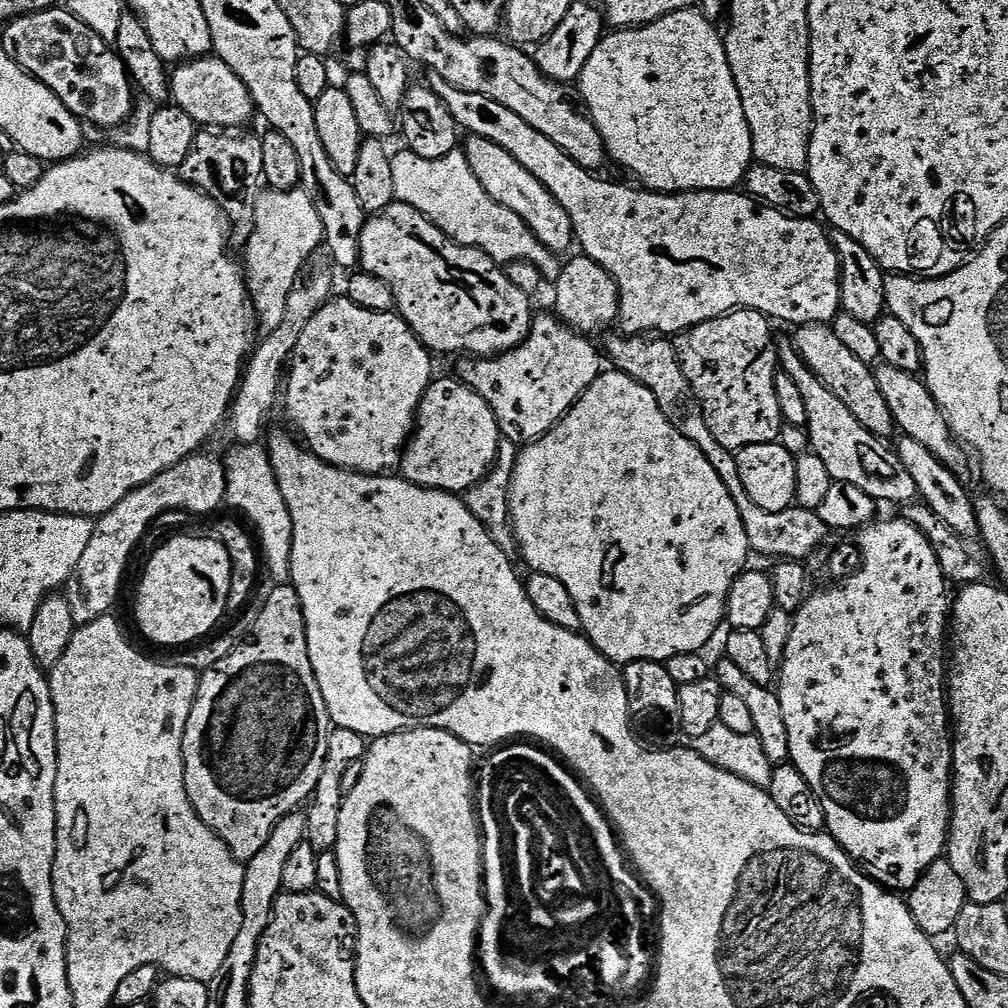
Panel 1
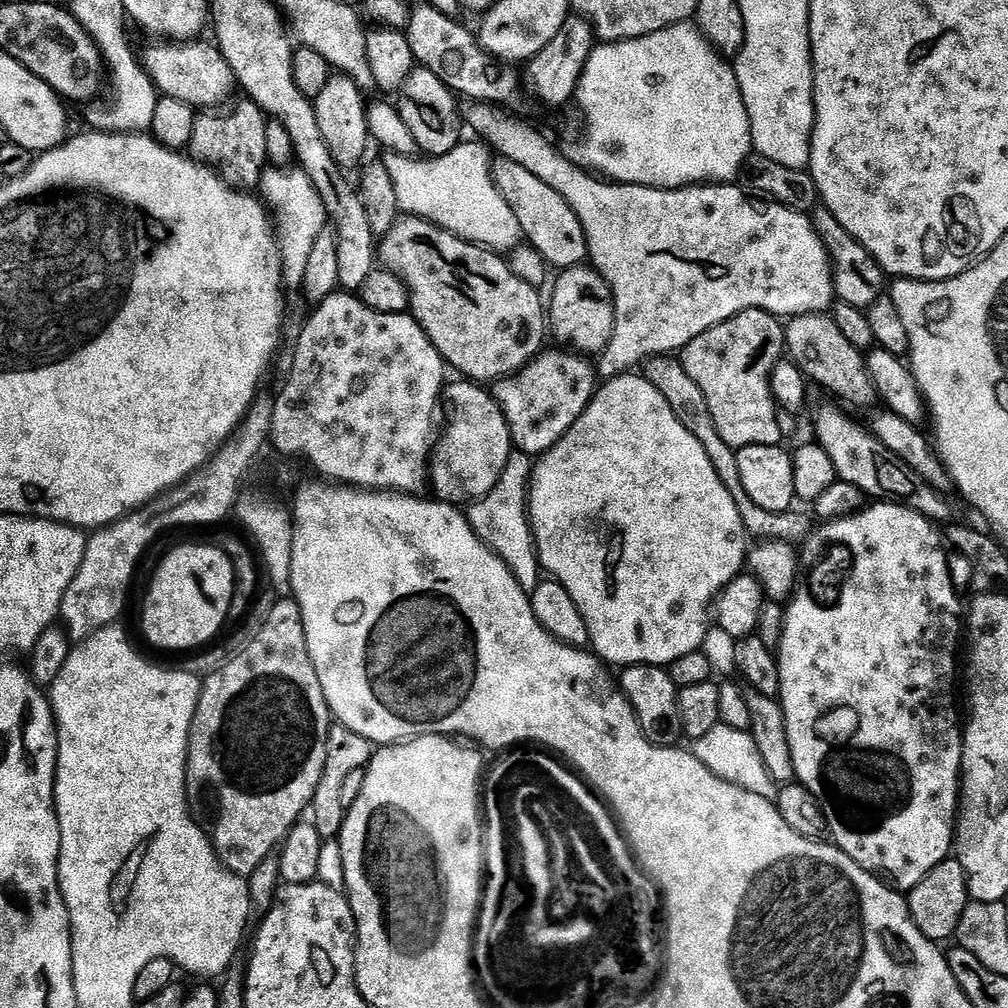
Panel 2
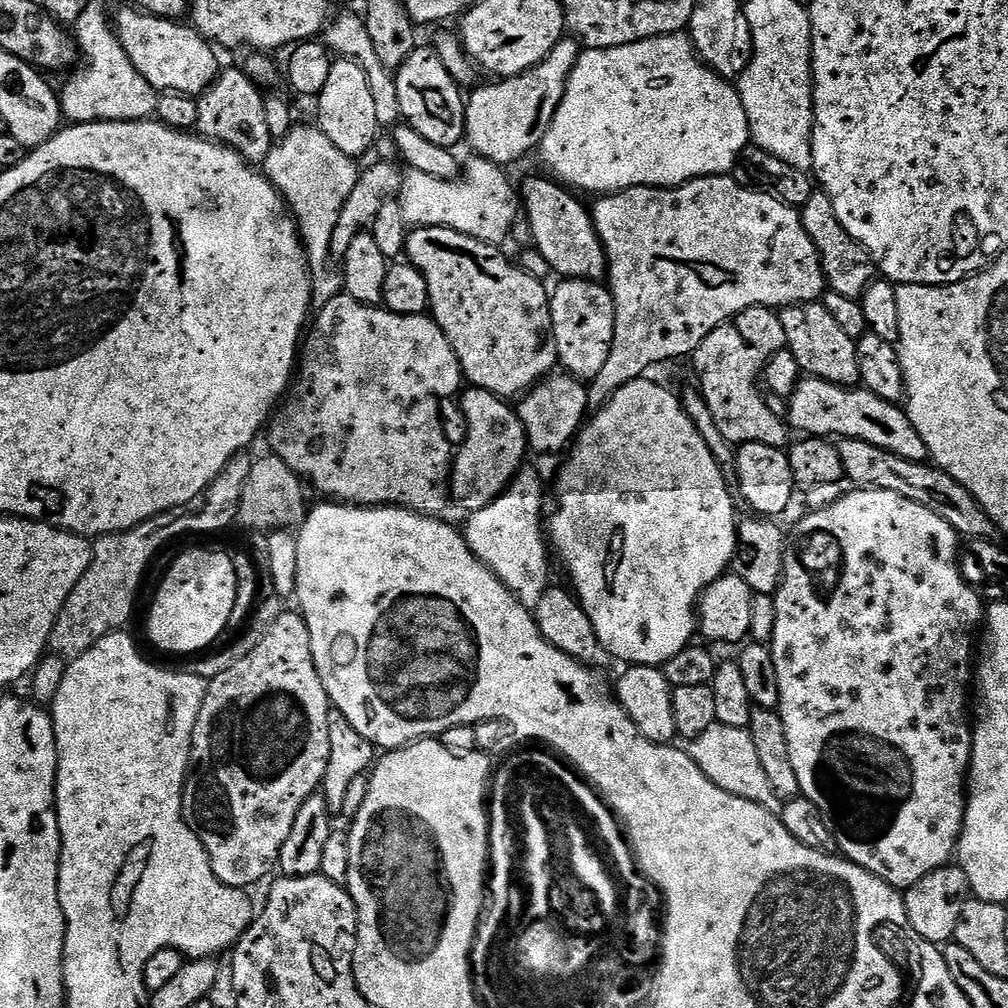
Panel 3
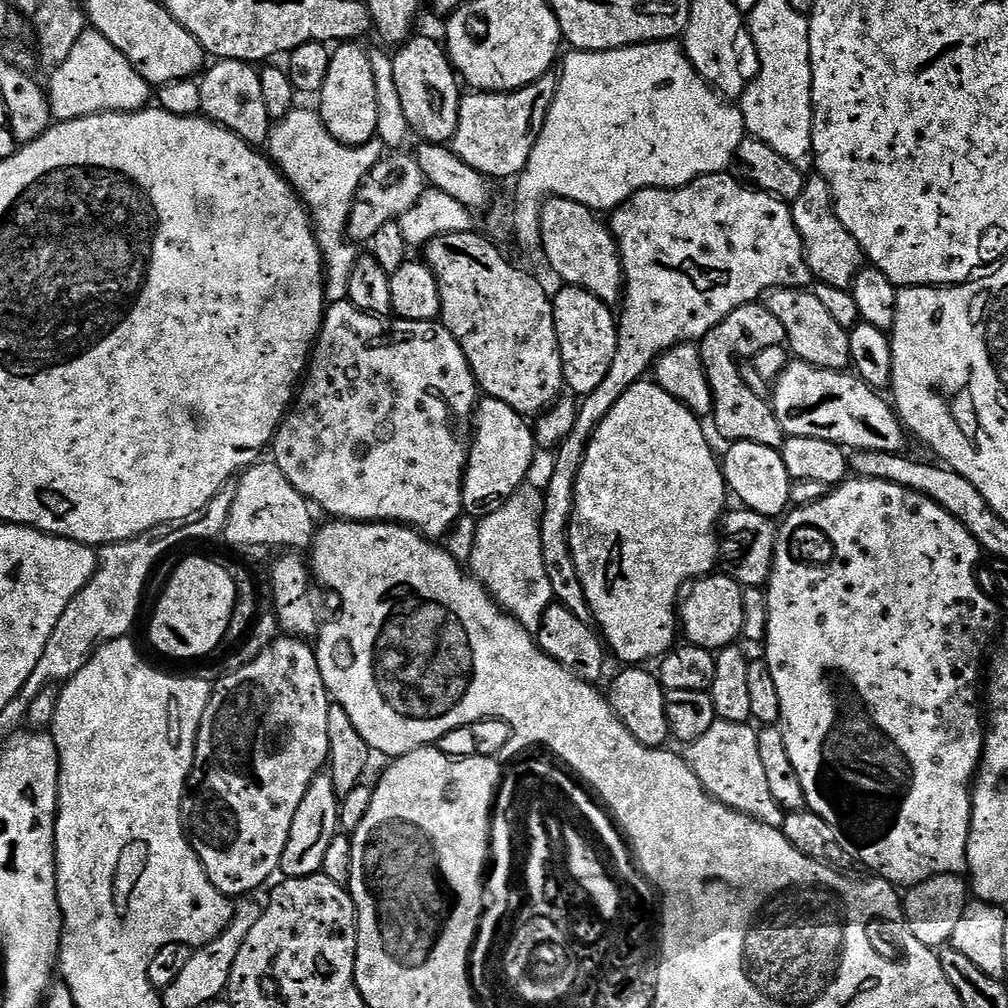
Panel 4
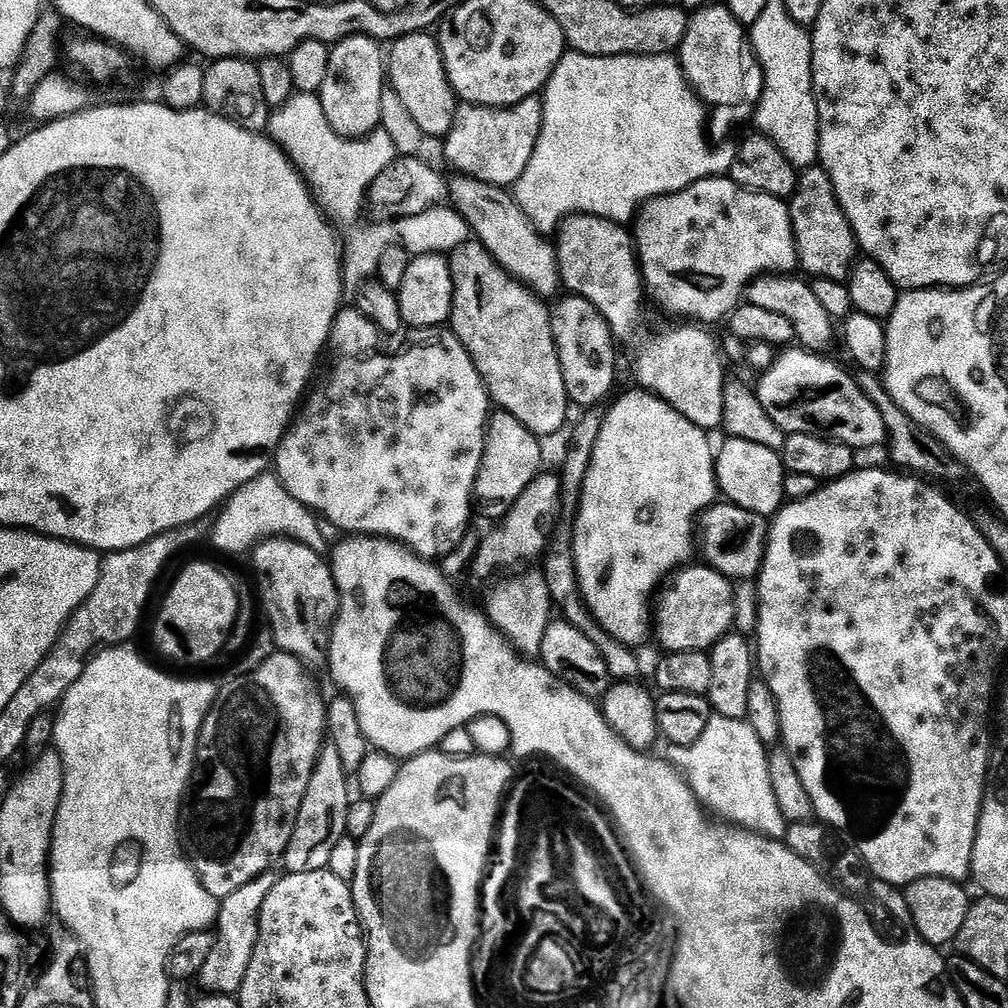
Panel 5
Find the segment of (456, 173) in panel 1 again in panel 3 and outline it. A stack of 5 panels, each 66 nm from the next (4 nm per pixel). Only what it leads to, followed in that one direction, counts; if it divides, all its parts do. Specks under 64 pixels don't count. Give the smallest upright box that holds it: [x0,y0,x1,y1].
[402,158,518,245]

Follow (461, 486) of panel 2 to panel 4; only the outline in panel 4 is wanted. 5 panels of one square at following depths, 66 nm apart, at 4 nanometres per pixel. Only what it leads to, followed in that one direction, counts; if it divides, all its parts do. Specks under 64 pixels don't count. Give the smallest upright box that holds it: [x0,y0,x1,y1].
[462,396,538,518]

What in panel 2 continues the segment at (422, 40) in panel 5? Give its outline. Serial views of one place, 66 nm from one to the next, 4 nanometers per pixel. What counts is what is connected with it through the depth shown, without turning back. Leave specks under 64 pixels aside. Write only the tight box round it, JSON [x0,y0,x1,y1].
[398,66,462,158]

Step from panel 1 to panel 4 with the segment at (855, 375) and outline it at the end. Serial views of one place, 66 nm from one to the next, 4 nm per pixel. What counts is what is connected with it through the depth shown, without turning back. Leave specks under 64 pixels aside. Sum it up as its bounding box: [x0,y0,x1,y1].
[767,288,851,372]

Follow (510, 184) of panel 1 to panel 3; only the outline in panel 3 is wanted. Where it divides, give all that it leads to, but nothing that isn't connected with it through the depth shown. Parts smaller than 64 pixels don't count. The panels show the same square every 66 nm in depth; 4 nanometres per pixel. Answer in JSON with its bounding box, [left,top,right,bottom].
[522,179,608,281]

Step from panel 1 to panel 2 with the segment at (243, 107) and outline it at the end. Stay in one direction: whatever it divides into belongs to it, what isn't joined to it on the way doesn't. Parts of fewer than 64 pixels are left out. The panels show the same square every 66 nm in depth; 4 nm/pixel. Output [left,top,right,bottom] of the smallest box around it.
[142,38,237,110]

